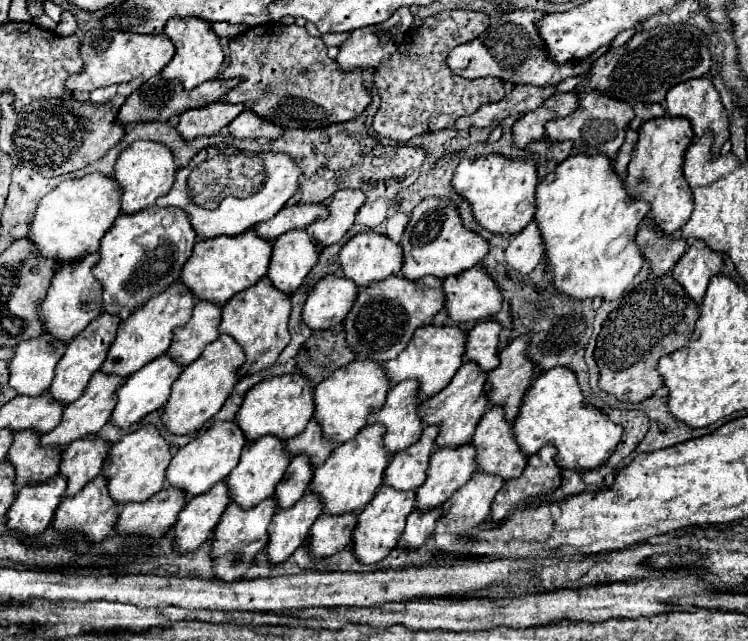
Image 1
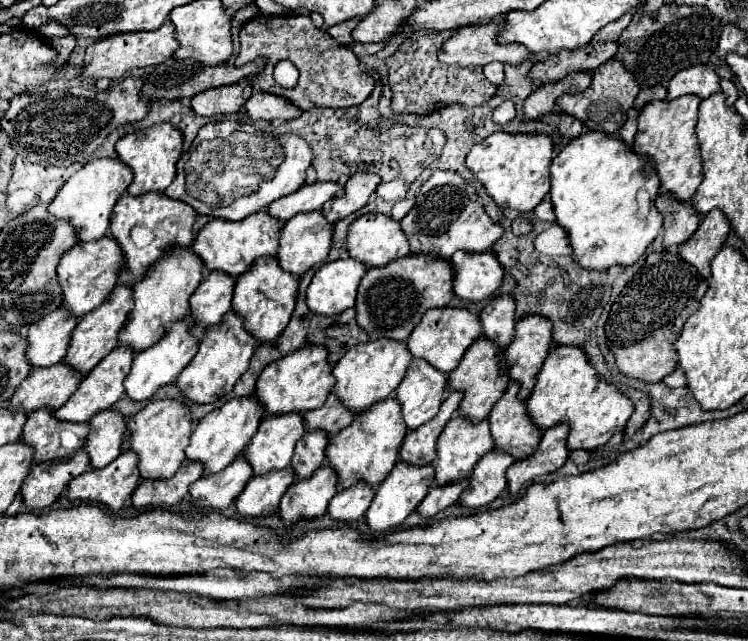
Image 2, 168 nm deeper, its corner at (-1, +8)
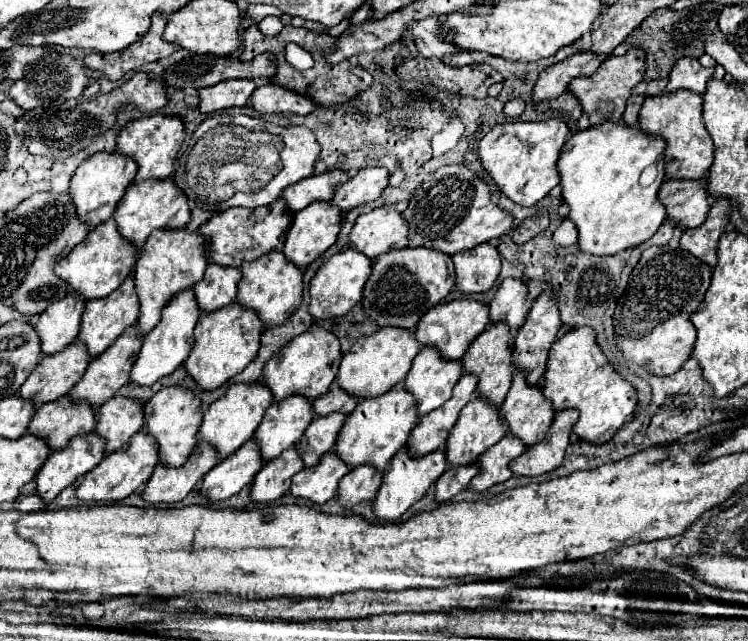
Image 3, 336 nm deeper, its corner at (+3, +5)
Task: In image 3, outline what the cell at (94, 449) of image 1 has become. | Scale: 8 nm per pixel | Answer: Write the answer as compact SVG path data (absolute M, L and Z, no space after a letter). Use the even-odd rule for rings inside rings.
M111 397L95 411L95 421L95 433L105 439L105 453L113 453L143 427L143 405L135 399Z

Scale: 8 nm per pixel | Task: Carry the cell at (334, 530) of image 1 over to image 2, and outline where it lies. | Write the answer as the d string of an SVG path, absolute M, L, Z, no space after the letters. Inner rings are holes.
M359 482L359 484L353 484L341 492L337 492L337 496L331 500L329 504L329 514L335 518L335 520L359 520L371 500L375 496L375 488L365 484L365 482Z

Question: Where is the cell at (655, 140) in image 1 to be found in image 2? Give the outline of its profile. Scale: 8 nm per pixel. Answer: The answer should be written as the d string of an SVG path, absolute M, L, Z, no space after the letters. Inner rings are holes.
M679 96L675 100L655 100L645 104L639 114L639 128L633 144L633 150L637 150L637 154L651 156L661 178L661 186L681 200L689 200L703 180L701 148L695 134L699 102L701 98L697 96Z

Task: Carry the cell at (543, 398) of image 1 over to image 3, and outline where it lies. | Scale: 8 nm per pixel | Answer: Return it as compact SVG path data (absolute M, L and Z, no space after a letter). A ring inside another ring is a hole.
M591 327L573 329L553 343L541 391L545 399L551 399L555 413L565 409L579 411L579 421L575 423L573 433L593 445L607 443L631 417L637 405L633 385L621 379L621 375L611 367L595 341L595 331Z

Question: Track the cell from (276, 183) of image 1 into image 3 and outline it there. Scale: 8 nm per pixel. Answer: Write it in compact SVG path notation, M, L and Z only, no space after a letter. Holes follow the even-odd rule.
M279 127L279 133L281 133L281 143L285 143L285 159L281 159L281 171L277 171L277 175L273 175L273 179L269 179L269 183L265 183L261 191L253 191L253 195L233 195L233 199L225 199L225 203L221 203L221 211L231 209L231 207L255 209L261 205L269 205L281 197L281 191L285 187L313 175L313 163L317 161L319 151L321 151L315 135L307 127Z

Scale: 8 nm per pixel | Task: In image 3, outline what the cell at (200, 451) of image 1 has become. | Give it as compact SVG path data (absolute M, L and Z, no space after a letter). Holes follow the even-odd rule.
M263 383L231 385L227 389L227 393L221 399L217 399L215 403L211 403L209 409L205 411L203 423L197 431L197 441L211 443L211 447L215 447L219 459L233 455L233 451L237 451L243 443L247 443L253 437L253 431L259 427L259 423L271 403L273 403L273 395L271 395L271 391L267 391L267 387Z

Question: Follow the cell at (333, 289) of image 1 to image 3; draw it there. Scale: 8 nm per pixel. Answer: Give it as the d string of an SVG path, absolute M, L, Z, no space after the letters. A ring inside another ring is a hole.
M355 249L341 251L337 255L333 255L329 261L325 261L319 267L319 271L315 273L315 277L311 279L309 313L315 319L331 319L331 317L339 317L339 315L349 313L361 301L363 285L365 285L367 277L371 275L371 263L373 261L369 257L361 255Z

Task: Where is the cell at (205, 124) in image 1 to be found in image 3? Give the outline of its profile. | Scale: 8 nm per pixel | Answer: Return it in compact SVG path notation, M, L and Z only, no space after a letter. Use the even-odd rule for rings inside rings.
M231 79L213 87L205 87L199 91L199 111L203 115L211 115L229 107L243 107L253 91L255 83L251 79Z

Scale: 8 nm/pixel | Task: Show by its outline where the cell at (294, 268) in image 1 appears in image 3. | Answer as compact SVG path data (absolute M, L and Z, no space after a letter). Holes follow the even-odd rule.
M313 203L305 207L305 211L297 211L281 251L287 257L287 261L291 261L299 269L305 269L337 241L339 229L341 229L341 211L337 207L331 207L331 203Z

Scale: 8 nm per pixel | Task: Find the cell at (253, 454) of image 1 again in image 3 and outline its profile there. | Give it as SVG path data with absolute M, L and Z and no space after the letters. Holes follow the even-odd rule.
M293 395L291 399L273 403L255 431L261 459L267 463L271 459L277 459L277 455L281 455L285 449L297 445L311 421L313 407L301 395Z

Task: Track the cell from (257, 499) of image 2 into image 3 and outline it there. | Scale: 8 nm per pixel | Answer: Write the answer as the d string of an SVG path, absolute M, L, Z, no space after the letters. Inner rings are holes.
M295 447L285 451L285 455L279 455L277 459L273 459L273 463L265 463L251 485L249 501L271 503L283 497L291 487L291 477L299 473L303 467L305 465Z

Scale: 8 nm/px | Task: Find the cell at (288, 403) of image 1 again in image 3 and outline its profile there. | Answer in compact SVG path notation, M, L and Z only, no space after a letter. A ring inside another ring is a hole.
M313 327L305 331L305 335L293 339L273 359L269 359L269 363L265 363L263 381L273 393L275 401L287 399L291 395L303 395L305 399L313 401L329 391L331 383L337 377L339 361L341 361L339 339L321 327Z

